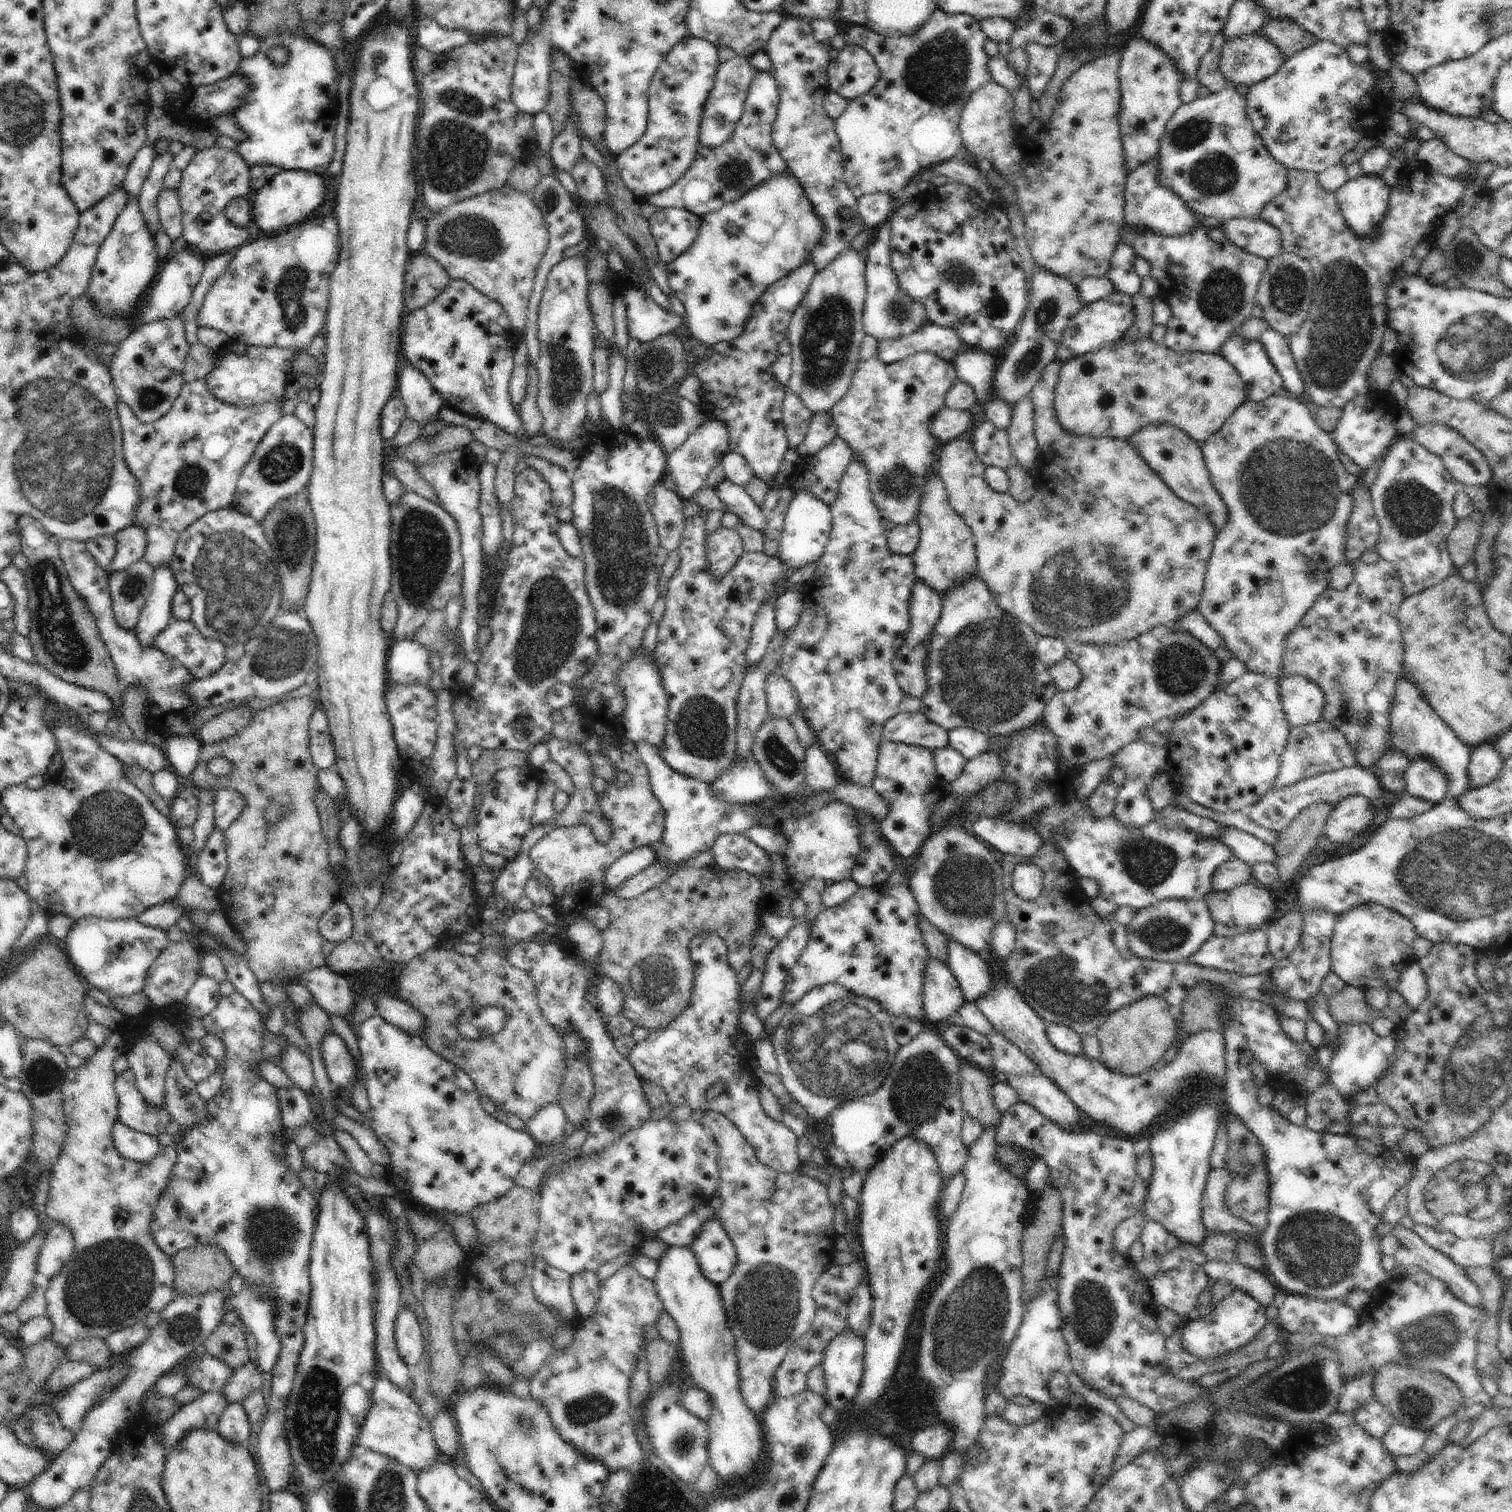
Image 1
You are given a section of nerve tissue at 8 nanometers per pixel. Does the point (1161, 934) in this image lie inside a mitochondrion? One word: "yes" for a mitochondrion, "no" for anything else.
yes

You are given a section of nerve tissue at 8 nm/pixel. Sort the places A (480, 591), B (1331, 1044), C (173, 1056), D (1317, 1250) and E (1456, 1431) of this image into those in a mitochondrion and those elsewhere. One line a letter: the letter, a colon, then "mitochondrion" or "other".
A: other
B: other
C: other
D: mitochondrion
E: other

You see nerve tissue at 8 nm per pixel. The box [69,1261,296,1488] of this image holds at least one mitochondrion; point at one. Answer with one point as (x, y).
(185, 1327)

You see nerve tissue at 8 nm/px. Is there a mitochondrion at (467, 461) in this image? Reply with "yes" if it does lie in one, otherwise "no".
no

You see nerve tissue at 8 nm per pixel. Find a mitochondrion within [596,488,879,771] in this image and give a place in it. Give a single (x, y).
(703, 730)

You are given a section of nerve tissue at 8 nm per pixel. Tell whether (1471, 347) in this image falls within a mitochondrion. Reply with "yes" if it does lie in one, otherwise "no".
yes

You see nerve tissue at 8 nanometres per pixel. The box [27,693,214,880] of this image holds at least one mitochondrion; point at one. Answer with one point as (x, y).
(106, 825)

